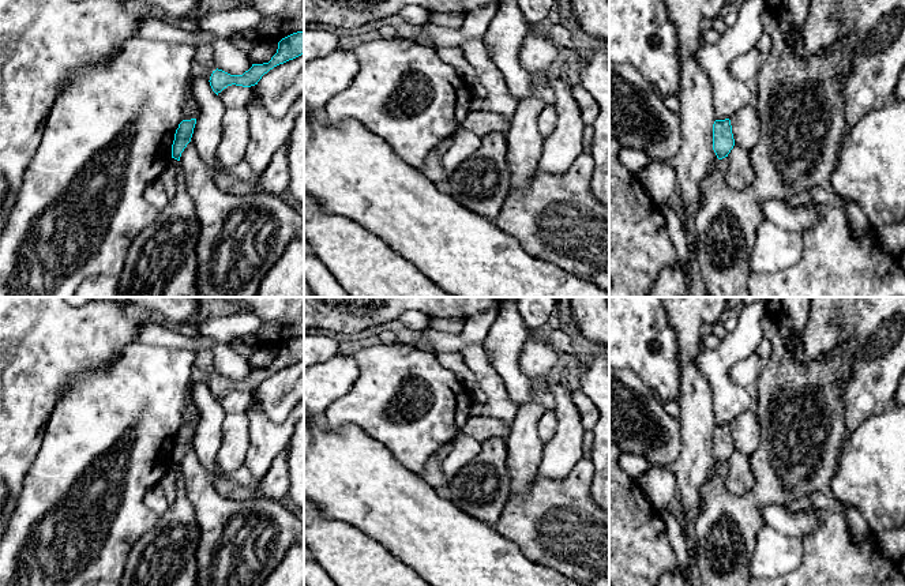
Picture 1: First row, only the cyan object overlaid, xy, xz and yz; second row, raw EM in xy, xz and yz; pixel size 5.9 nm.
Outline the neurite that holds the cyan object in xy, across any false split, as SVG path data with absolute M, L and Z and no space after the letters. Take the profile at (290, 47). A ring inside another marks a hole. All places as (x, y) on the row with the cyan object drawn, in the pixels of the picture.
M304 31L293 33L278 42L277 53L269 63L252 64L252 67L243 75L230 75L222 70L213 71L210 76L210 86L218 95L228 86L236 84L243 87L251 87L258 84L264 74L274 67L293 60L304 53Z

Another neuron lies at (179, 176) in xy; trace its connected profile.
M172 158L176 195L132 241L119 278L120 297L198 297L200 223L180 161Z

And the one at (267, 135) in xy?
M258 84L248 89L249 101L245 110L249 116L249 143L244 162L260 174L266 170L274 154L288 142L296 117L304 113L304 94L294 101L285 117L274 119L259 101Z

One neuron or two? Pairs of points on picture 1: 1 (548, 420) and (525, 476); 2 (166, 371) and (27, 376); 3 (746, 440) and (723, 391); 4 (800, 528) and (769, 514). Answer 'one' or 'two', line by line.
1: two
2: two
3: two
4: one

